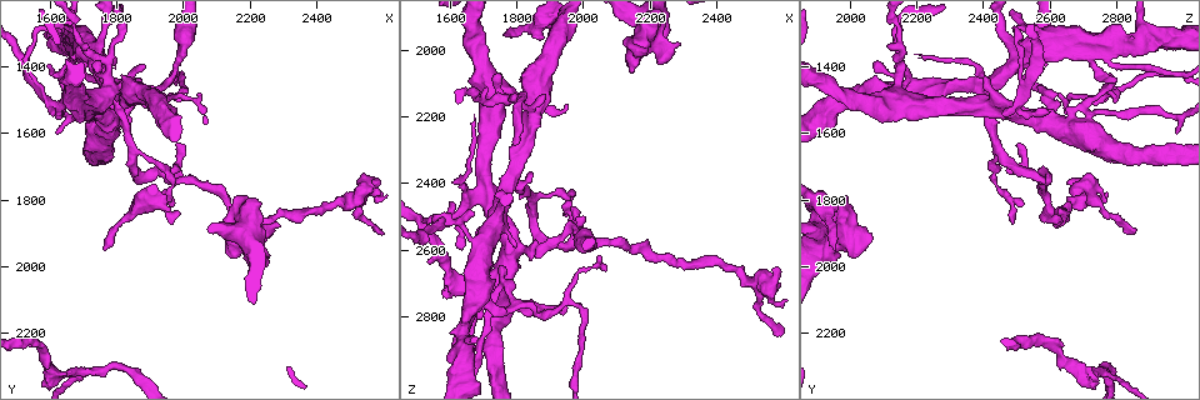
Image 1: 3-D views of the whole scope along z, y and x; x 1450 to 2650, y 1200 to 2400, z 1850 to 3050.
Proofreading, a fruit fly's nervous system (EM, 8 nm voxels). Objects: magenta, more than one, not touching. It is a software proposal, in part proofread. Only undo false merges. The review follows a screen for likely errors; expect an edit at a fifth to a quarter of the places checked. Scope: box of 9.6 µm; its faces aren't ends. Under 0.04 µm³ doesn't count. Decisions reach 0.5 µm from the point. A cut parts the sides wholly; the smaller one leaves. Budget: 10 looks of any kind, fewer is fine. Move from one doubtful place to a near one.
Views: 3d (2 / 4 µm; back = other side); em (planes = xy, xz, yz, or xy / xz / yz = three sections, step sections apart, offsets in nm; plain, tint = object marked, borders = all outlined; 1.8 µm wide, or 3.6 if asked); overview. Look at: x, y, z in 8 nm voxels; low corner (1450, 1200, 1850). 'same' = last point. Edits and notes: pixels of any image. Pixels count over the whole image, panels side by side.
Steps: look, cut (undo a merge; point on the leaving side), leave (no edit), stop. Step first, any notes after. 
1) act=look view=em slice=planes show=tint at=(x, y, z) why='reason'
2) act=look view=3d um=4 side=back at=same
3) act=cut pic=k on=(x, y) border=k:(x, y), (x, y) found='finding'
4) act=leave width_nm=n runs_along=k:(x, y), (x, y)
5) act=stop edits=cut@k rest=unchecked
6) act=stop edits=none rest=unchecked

act=look view=3d um=4 side=back at=(1750, 1560, 2700) why='looks like a crossing'

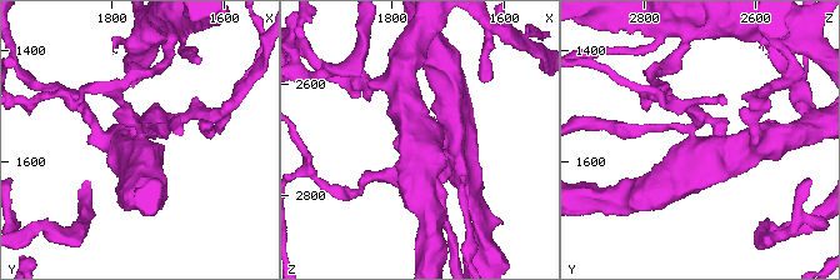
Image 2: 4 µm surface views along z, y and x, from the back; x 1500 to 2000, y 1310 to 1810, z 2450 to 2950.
act=look view=em um=3.6 slice=planes show=tint at=(1755, 1550, 2710) arms=4

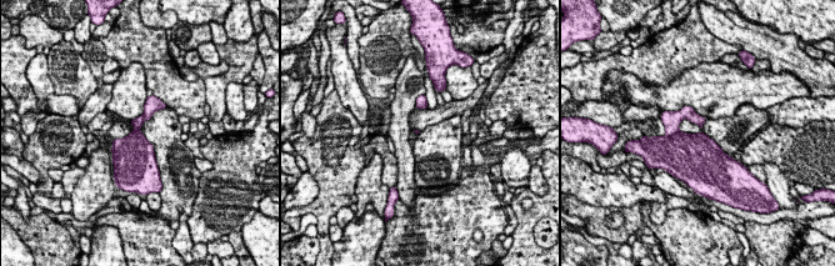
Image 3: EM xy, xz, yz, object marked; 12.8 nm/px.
act=cut pic=3 on=(671, 120) width_nm=50 border=3:(678, 130), (666, 135) found='two cells meet here'

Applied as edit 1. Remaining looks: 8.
act=look view=overview why='see it whole again'

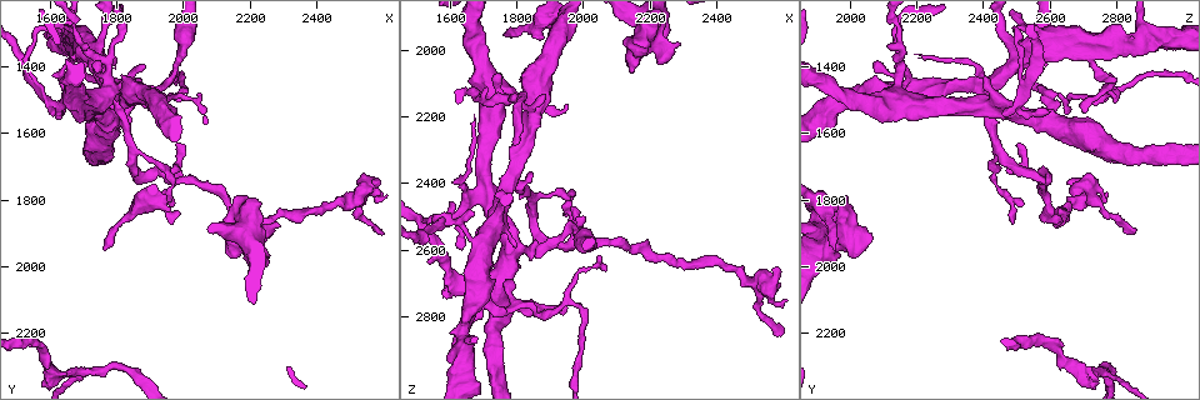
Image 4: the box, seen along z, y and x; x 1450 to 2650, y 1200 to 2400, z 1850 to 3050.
act=look view=3d um=2 at=(1790, 1460, 2370) why='two arms in line, one across'

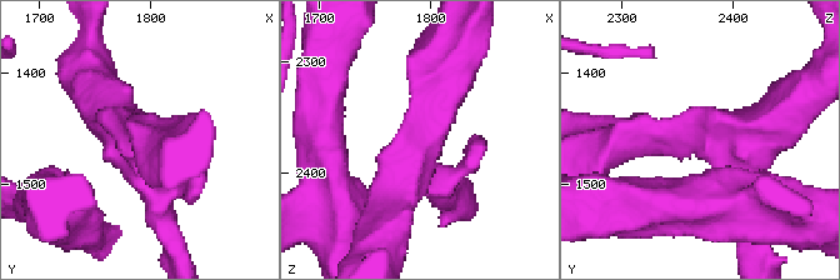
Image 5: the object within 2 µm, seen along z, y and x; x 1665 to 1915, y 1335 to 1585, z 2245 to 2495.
act=look view=em slice=xy step=8 show=plain at=(1786, 1462, 2384)

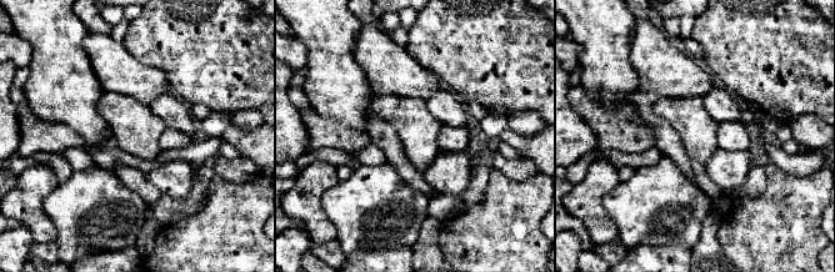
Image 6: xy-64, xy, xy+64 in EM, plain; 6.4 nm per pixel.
act=look view=em slice=xy step=8 show=tint at=same

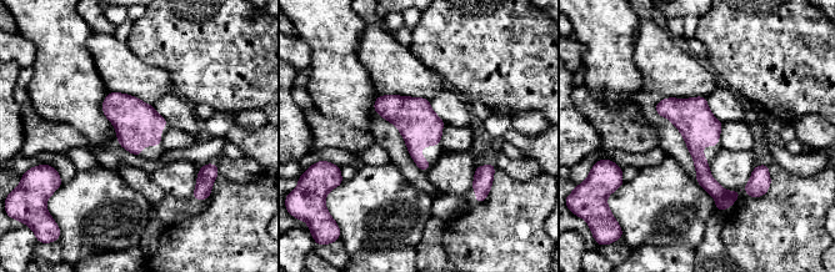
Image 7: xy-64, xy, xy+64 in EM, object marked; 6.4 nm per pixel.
act=leave runs_along=7:(664, 102), (726, 202) found='continuous, no second cell'

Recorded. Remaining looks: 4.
act=look view=em um=3.6 slice=planes show=tint at=(1780, 1480, 2130) why='looks like a crossing'

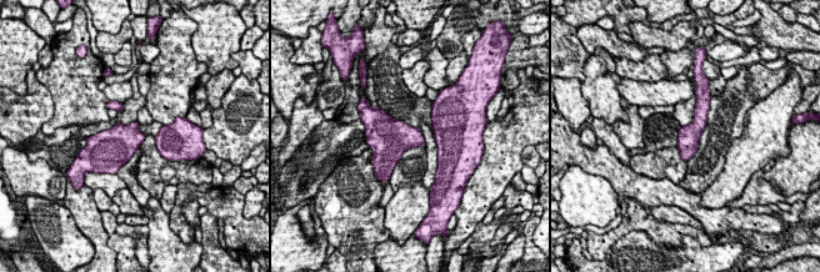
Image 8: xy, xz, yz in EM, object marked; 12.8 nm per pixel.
act=leave found='one cell here'

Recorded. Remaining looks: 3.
act=look view=em slice=planes show=tint at=(2190, 1860, 1930) why='sudden change in width'

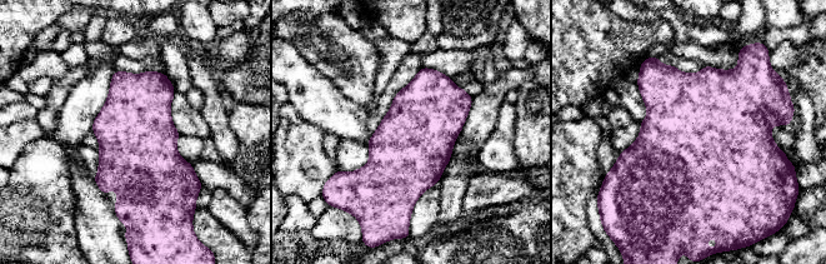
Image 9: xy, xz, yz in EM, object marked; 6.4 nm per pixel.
act=leave width_nm=500 found='one cell here'

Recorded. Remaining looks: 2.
act=stop edits=cut@3 rest=unchecked

